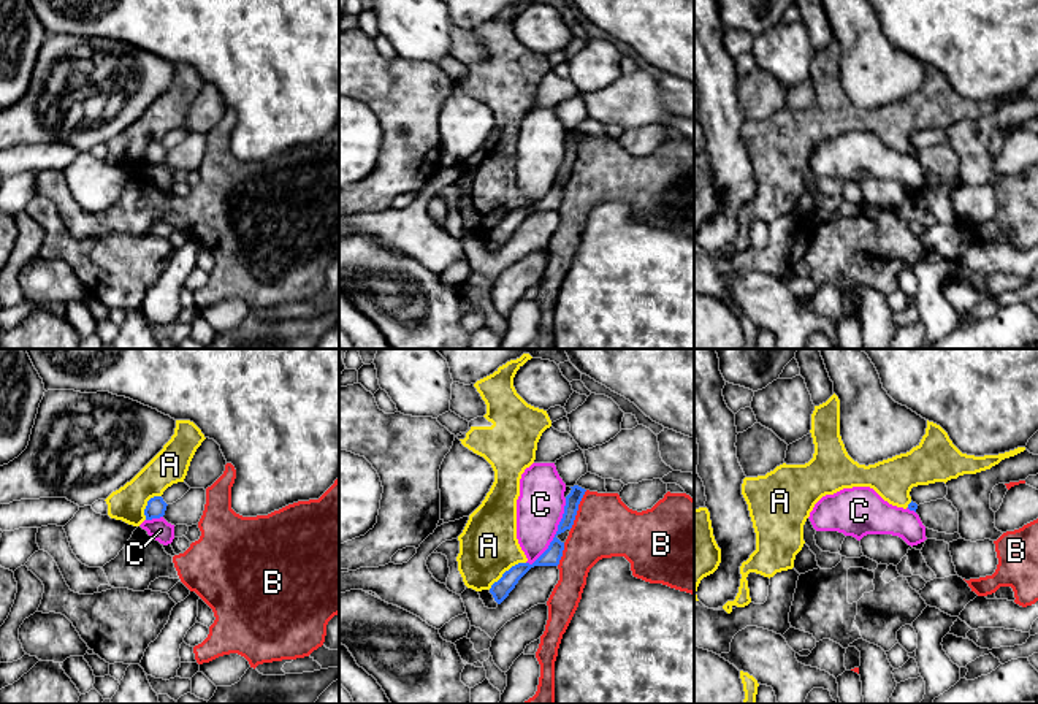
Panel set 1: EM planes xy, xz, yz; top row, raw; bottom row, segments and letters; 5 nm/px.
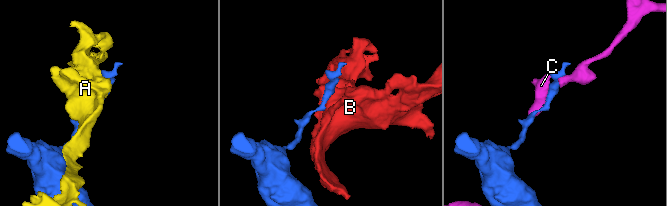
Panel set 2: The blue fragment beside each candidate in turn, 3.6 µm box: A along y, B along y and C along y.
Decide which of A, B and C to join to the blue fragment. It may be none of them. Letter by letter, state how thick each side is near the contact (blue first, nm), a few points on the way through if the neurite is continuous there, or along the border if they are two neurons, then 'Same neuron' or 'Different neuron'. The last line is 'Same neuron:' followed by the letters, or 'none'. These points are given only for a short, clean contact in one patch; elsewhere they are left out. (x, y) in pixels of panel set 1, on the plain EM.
A: Thickness 90 nm (blue) against 300 nm. Different neuron
B: Thickness 80 nm (blue) against 320 nm. Boundary: xz (587, 135), (569, 173). Different neuron
C: Thickness 90 nm (blue) against 240 nm. Different neuron
Same neuron: none

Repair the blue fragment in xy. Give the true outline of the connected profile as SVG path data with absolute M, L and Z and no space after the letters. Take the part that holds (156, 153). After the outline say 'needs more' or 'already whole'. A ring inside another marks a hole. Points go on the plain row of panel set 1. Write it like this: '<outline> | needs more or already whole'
M154 141L147 146L147 151L144 154L146 165L160 163L165 160L166 147L162 141Z | already whole

